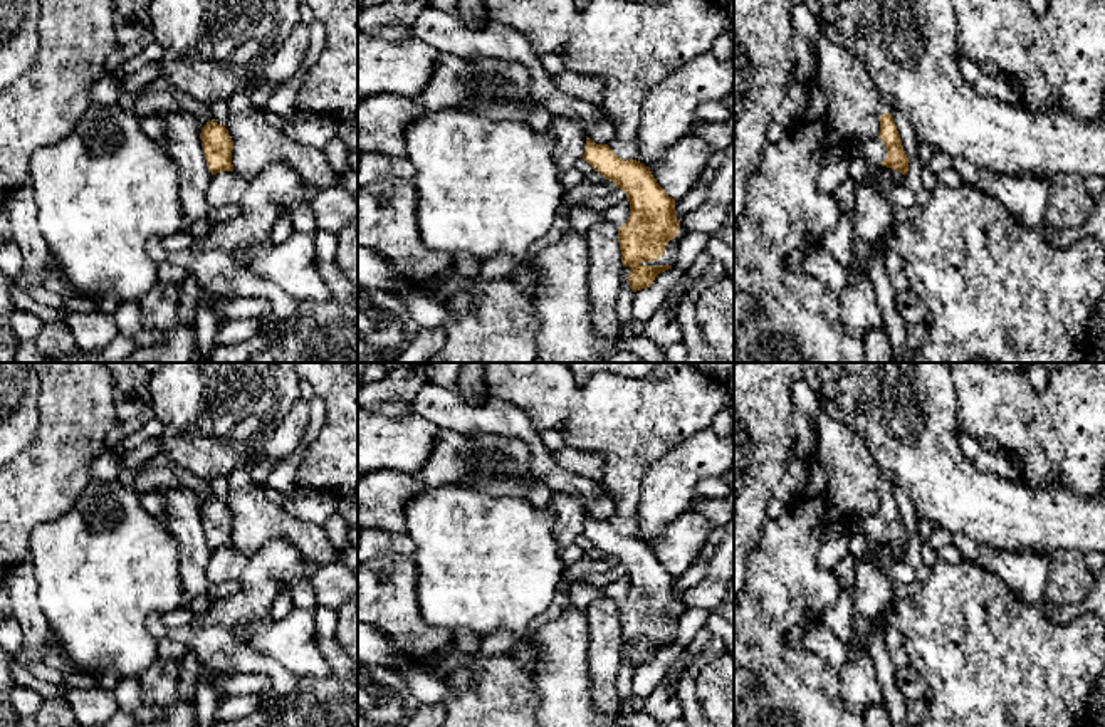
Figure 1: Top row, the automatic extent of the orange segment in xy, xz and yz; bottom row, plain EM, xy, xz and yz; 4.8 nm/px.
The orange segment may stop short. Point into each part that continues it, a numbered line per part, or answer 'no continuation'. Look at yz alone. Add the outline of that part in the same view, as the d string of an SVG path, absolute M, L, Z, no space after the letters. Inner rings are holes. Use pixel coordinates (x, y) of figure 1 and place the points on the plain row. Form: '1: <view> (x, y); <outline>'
1: yz (874, 526); M880 514L856 519L848 526L850 534L860 534L872 541L882 539L887 534L887 524Z

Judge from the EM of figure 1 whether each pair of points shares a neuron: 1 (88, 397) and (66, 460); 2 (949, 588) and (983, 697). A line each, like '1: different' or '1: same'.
1: same
2: same

